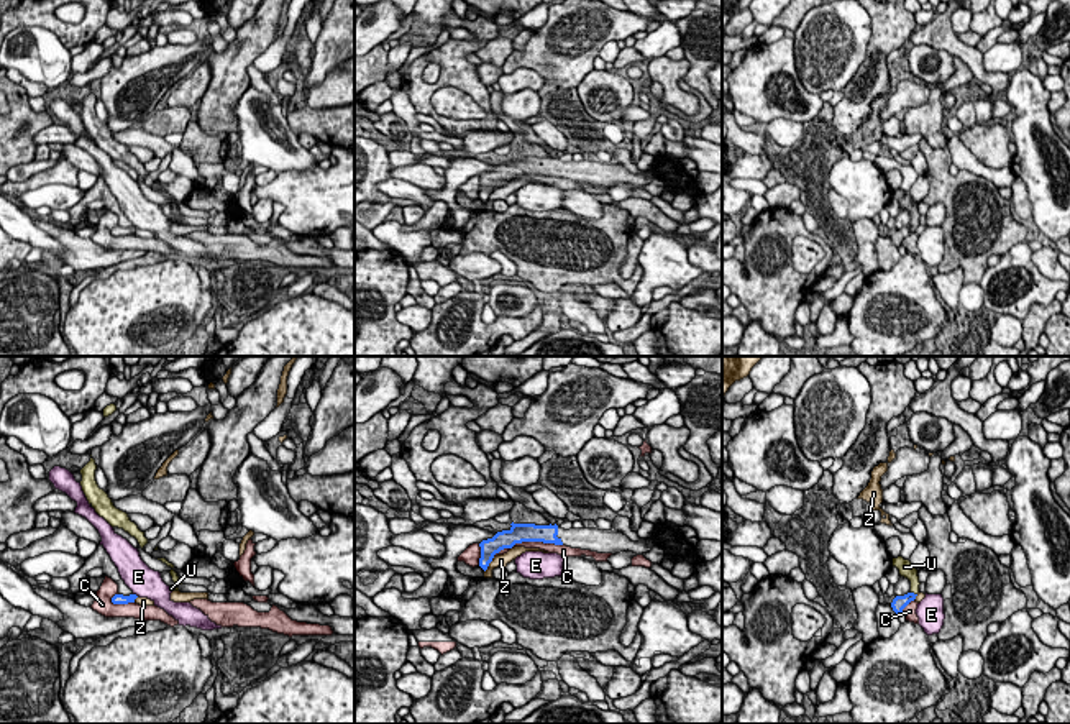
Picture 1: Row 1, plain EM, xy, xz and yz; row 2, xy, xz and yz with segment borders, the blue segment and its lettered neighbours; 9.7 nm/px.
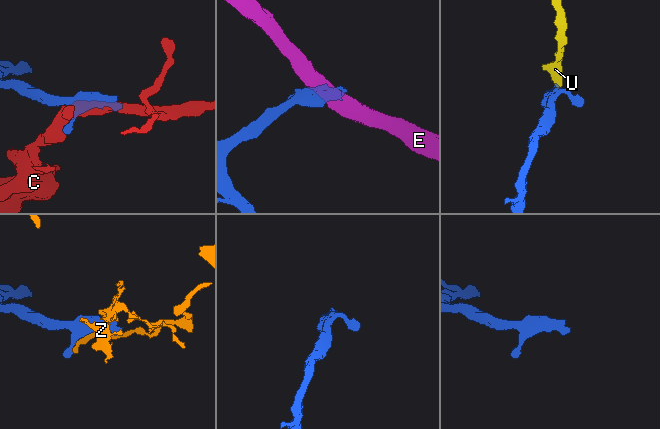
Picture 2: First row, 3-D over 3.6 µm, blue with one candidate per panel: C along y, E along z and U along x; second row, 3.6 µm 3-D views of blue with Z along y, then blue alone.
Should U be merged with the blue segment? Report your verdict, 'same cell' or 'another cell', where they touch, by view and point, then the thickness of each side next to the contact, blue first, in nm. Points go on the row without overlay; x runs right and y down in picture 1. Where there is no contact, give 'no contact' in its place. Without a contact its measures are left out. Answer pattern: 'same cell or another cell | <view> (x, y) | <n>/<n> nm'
same cell | yz (913, 225) | 140/140 nm

